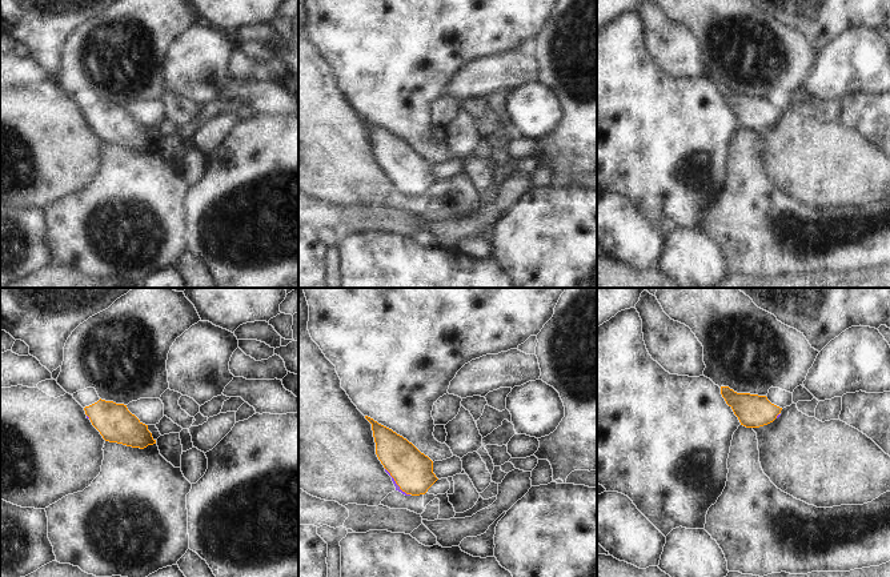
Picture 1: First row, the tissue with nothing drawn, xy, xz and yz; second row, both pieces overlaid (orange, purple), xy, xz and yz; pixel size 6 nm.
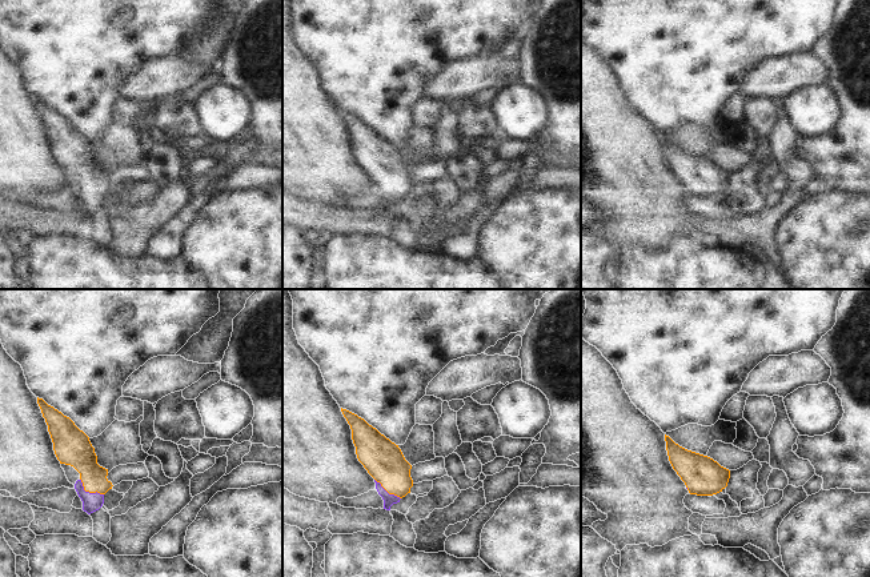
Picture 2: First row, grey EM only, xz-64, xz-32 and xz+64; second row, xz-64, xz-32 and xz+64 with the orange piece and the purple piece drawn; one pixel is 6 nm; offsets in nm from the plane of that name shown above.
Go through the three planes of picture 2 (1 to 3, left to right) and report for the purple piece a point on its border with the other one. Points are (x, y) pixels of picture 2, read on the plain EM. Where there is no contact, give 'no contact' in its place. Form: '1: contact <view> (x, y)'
1: contact xz-64 (88, 192)
2: contact xz-32 (388, 193)
3: no contact

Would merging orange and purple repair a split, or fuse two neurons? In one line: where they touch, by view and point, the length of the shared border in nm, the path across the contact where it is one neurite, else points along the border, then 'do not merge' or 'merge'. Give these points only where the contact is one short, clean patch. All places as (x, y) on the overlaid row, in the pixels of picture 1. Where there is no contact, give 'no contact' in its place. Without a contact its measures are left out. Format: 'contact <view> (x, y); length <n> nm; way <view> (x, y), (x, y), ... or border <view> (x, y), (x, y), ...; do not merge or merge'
contact xz (396, 483); length 220 nm; way xz (412, 471), (396, 483), (397, 488); merge

